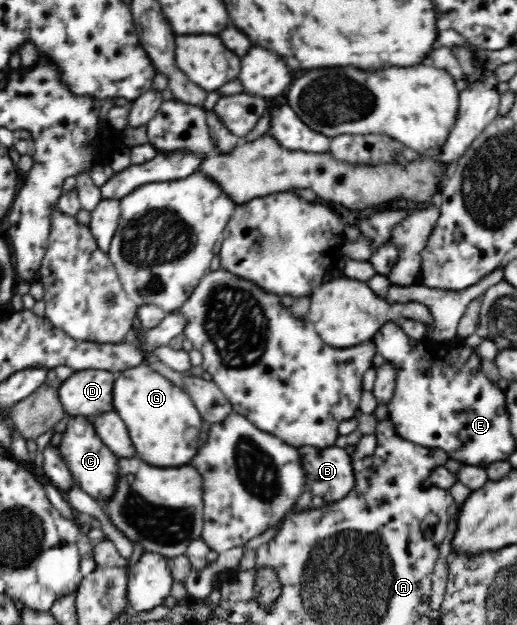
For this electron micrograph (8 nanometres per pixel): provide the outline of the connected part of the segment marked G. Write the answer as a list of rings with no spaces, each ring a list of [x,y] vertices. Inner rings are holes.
[[[144,355],[145,363],[117,374],[113,386],[113,407],[127,423],[139,460],[159,467],[179,467],[189,463],[199,443],[191,443],[199,437],[201,421],[198,409],[185,390],[180,371],[167,367],[164,362]]]

